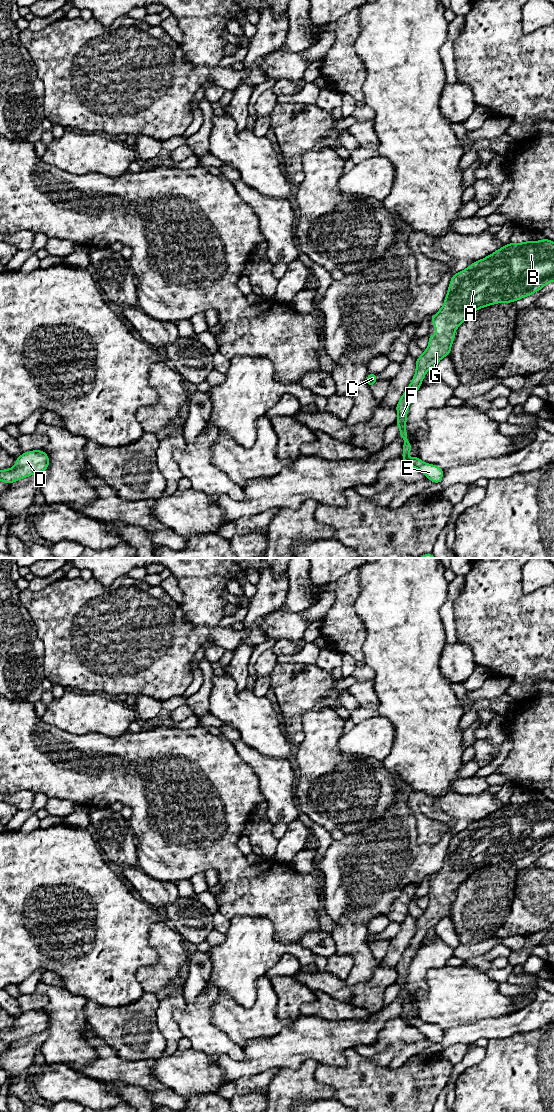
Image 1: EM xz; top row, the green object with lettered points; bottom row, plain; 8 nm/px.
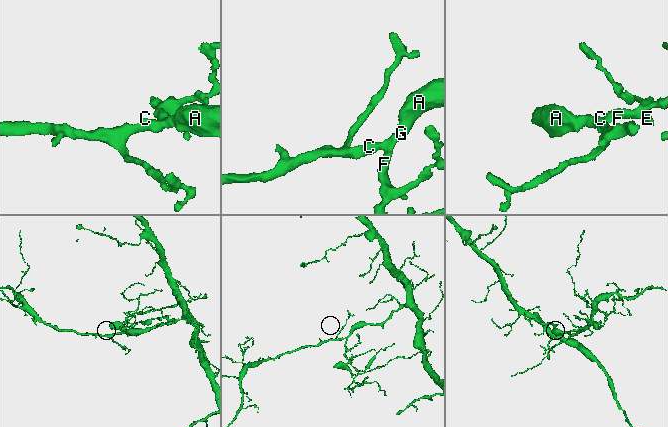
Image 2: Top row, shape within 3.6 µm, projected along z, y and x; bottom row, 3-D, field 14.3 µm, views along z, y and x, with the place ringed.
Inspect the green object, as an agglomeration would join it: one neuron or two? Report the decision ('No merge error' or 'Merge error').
No merge error

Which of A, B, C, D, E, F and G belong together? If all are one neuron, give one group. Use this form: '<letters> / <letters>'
A B C D E F G

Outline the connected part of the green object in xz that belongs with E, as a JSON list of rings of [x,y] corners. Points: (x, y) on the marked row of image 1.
[[[548,238],[540,241],[526,241],[523,243],[510,243],[502,248],[498,249],[489,256],[472,263],[469,267],[461,272],[454,274],[451,278],[447,295],[441,309],[431,317],[431,323],[435,324],[434,330],[438,333],[437,335],[428,335],[429,345],[423,354],[416,359],[416,371],[411,381],[411,384],[403,393],[398,404],[396,405],[397,410],[397,421],[396,425],[400,428],[399,436],[404,439],[402,459],[403,461],[413,468],[420,470],[426,478],[430,479],[436,484],[440,484],[443,477],[444,471],[437,465],[424,463],[419,457],[409,458],[408,453],[412,450],[412,445],[409,443],[406,432],[406,421],[407,413],[410,403],[421,387],[421,382],[425,378],[426,372],[435,368],[438,362],[445,356],[450,355],[451,345],[455,339],[456,329],[476,310],[487,307],[496,303],[512,303],[516,300],[530,296],[531,294],[540,291],[546,284],[554,281],[554,242]]]

